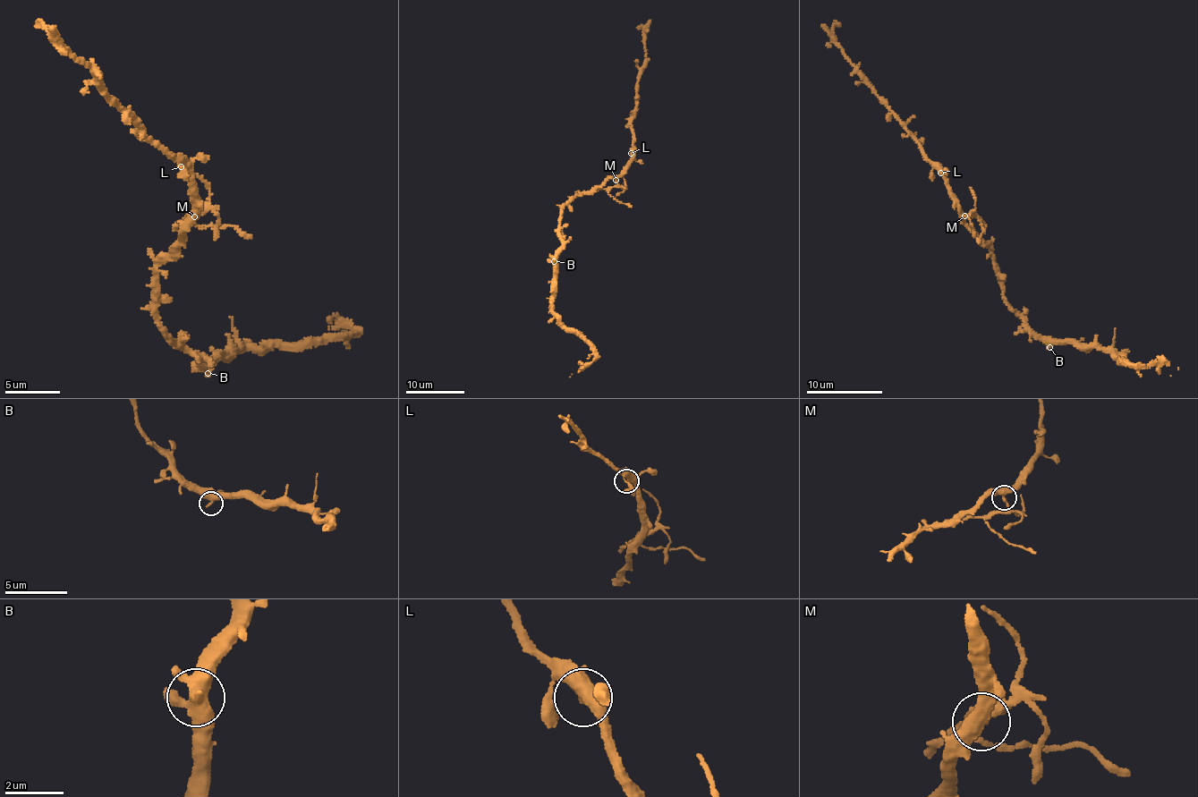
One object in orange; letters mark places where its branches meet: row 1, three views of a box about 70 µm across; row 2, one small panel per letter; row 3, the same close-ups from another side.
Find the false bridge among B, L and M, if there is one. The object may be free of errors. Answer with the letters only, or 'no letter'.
M

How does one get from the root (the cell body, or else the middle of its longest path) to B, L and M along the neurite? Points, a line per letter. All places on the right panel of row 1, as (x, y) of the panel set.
B: (991, 253), (1002, 294), (1013, 309), (1022, 314), (1025, 324), (1049, 347)
L: (991, 253), (989, 244), (964, 223), (955, 196), (940, 173)
M: (991, 253), (989, 244), (964, 223), (963, 218), (965, 216)

